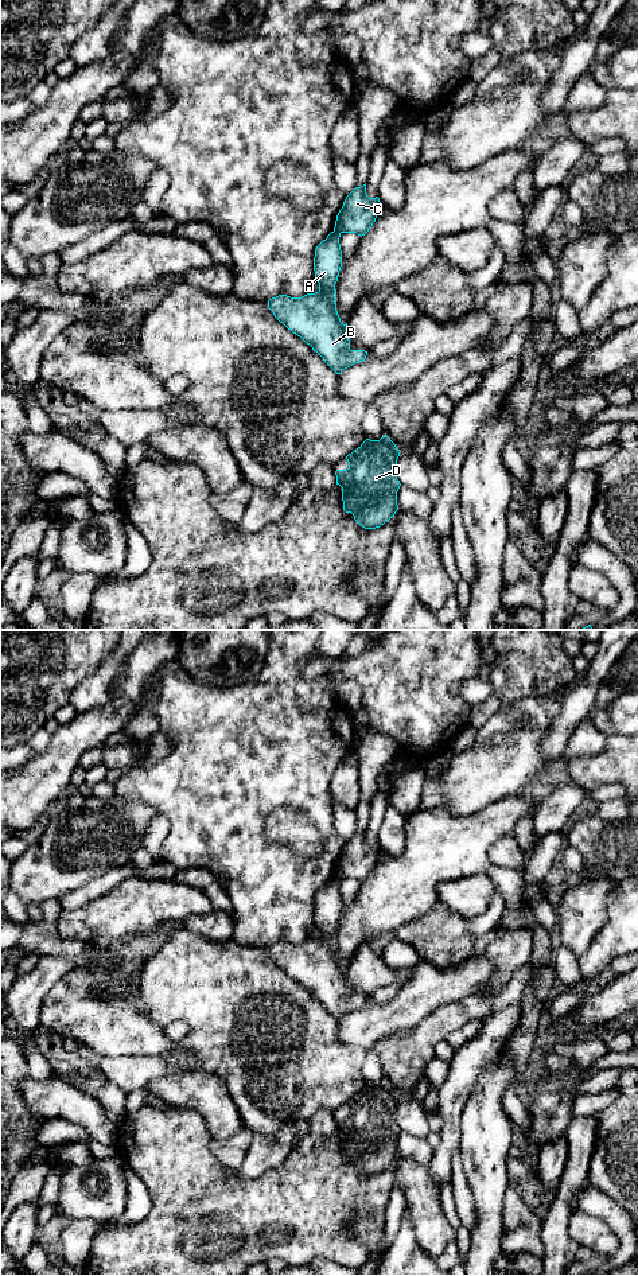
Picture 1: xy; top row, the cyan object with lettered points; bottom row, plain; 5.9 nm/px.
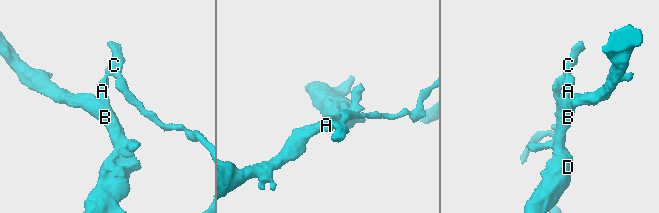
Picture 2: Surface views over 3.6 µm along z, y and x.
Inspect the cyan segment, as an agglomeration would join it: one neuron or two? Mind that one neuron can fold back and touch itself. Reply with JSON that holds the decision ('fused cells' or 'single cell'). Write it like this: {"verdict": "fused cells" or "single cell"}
{"verdict": "fused cells"}

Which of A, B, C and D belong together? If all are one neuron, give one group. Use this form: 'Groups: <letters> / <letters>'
Groups: A B D / C

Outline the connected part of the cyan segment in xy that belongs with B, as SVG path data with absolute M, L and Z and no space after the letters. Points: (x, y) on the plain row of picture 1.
M334 876L315 895L314 917L315 925L319 929L318 938L307 940L302 944L279 941L268 946L268 954L273 958L275 964L310 991L336 1020L341 1020L354 1009L363 1008L367 1001L365 996L350 995L347 969L343 970L341 968L336 957L335 930L342 913L339 883L341 879Z

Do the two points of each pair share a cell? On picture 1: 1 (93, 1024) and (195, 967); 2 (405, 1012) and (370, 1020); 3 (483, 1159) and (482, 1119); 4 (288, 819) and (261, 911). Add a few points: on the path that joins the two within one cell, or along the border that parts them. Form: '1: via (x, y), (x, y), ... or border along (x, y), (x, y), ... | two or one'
1: border along (136, 995), (140, 1010), (156, 1024) | two
2: via (397, 1014), (385, 1020), (378, 1020) | one
3: via (483, 1150), (483, 1128) | one
4: border along (269, 813), (267, 836), (310, 858) | two

